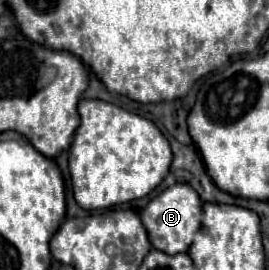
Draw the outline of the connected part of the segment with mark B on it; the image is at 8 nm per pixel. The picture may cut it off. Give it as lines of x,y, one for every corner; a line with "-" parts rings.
174,184
174,186
166,188
162,194
158,194
154,200
150,200
150,204
140,214
140,220
142,220
144,228
148,230
148,238
150,238
152,246
156,250
174,254
174,252
188,250
192,236
198,230
200,216
202,216
202,200
196,194
196,190
188,184

